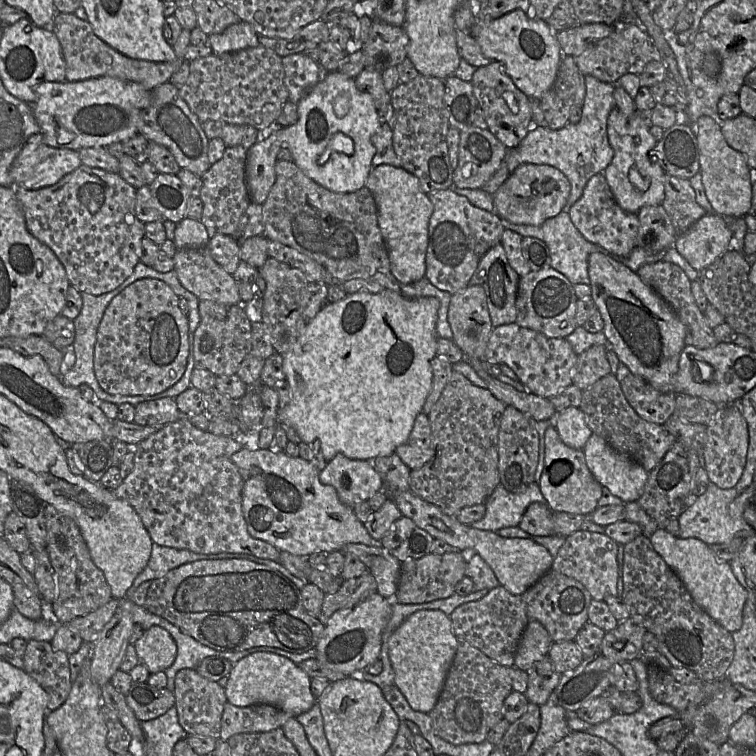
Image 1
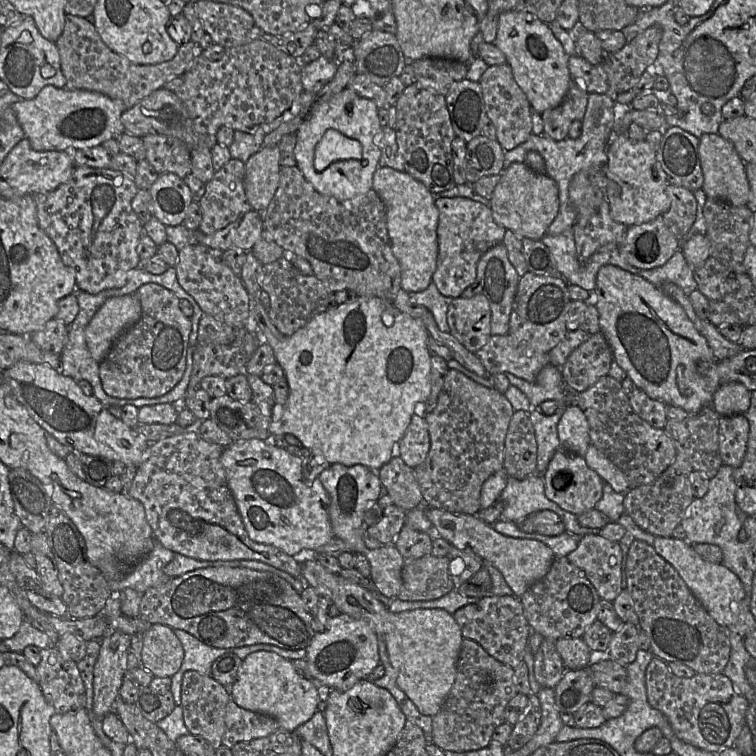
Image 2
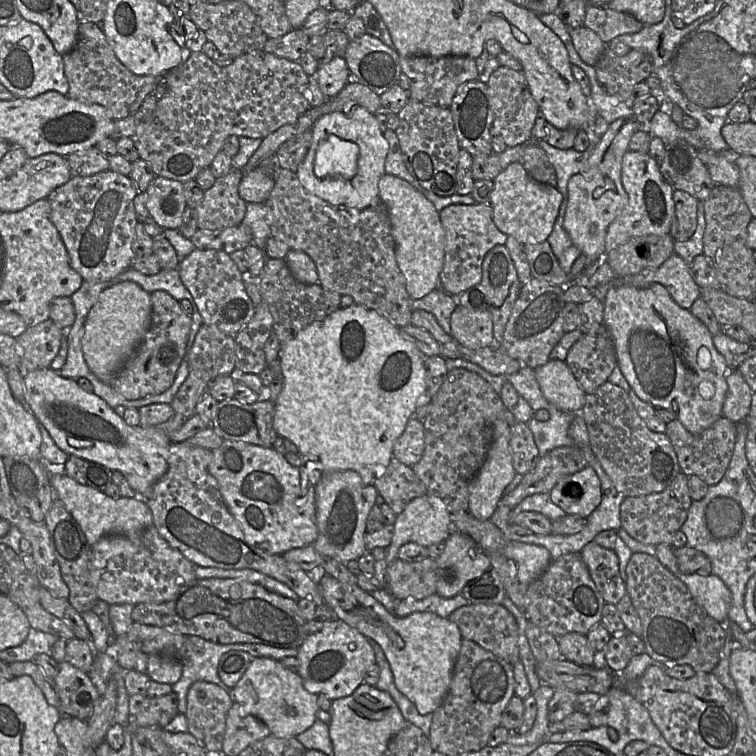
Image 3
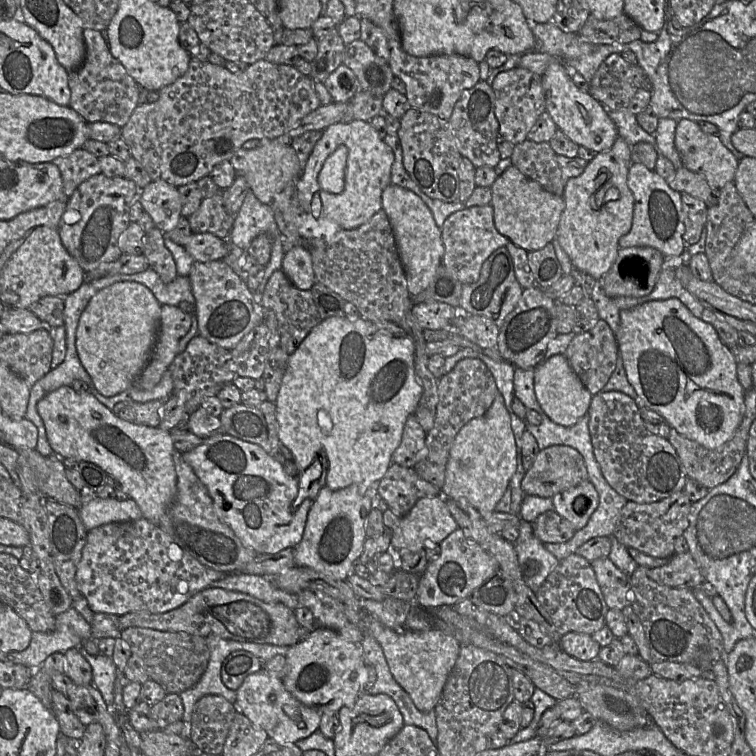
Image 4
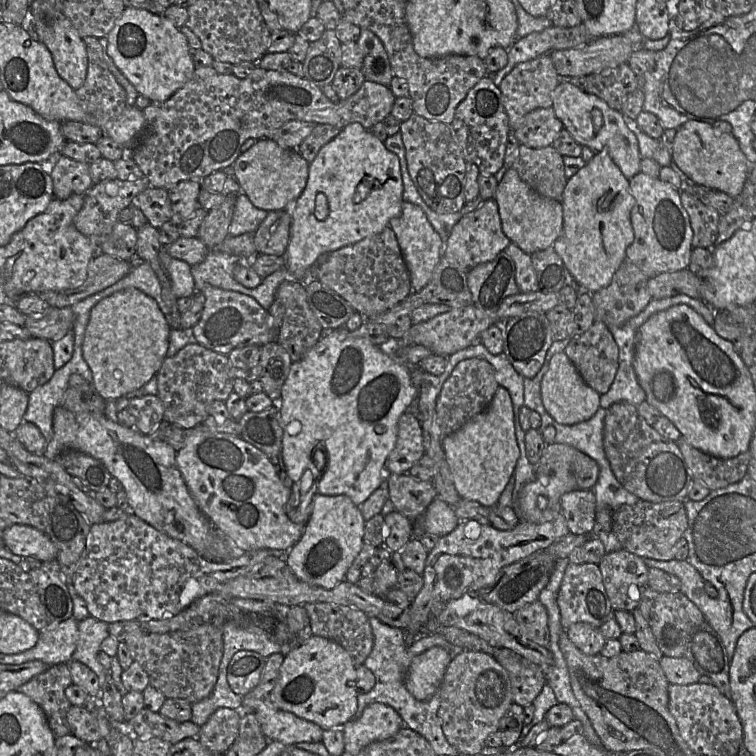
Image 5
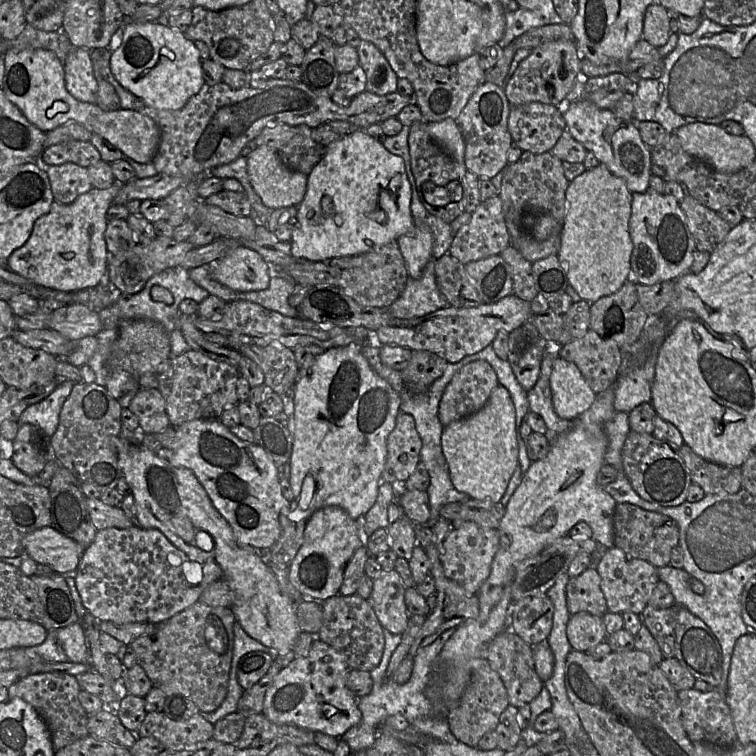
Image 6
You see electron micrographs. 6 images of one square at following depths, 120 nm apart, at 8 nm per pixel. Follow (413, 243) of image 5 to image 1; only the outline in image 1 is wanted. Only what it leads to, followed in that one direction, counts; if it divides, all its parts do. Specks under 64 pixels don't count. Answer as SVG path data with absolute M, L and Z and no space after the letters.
M381 164L373 167L365 187L374 196L378 209L378 225L384 240L390 272L402 284L421 280L426 272L429 220L433 204L421 188L419 179L403 167Z

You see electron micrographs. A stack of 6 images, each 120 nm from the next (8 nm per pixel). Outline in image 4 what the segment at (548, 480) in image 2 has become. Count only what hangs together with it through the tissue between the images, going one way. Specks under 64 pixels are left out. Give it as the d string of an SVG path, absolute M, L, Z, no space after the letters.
M590 480L552 497L554 510L568 520L575 530L586 526L599 504L599 495Z

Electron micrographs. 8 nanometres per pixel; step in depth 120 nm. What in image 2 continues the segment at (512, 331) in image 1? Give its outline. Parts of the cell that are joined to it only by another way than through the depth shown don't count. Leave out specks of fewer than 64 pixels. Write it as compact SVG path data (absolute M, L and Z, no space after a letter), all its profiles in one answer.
M511 334L492 335L488 343L475 354L489 375L510 373L534 382L549 361L549 355L534 351L530 345L520 344Z

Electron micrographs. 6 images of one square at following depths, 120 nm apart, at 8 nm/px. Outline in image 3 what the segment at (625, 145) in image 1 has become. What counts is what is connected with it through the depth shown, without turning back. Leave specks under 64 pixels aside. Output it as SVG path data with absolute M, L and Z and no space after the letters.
M628 150L622 160L621 181L629 202L608 227L606 252L634 237L669 234L675 217L674 188L664 180L658 163L649 153Z

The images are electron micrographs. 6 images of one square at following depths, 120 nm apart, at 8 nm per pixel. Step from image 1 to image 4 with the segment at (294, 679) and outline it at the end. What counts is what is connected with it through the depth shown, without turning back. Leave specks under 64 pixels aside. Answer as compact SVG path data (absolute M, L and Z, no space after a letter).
M264 667L244 679L236 690L234 705L237 711L265 730L268 736L278 743L296 743L320 728L321 714L295 698L285 688L279 675L271 674Z

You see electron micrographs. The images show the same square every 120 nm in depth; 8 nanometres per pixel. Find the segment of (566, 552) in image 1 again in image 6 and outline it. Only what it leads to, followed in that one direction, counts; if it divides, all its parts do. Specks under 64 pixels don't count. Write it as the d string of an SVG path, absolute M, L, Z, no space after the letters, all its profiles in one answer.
M617 547L605 551L596 571L600 576L600 587L607 603L608 612L611 613L631 612L640 615L648 605L651 594L660 581L657 567L647 561L635 559Z

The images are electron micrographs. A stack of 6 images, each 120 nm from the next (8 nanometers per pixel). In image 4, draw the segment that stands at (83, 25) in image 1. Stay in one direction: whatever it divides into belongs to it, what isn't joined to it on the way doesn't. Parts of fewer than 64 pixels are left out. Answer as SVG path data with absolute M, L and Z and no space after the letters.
M84 29L83 39L86 47L85 59L78 69L68 72L71 91L69 106L87 123L105 122L122 128L138 106L140 86L112 56L100 31Z

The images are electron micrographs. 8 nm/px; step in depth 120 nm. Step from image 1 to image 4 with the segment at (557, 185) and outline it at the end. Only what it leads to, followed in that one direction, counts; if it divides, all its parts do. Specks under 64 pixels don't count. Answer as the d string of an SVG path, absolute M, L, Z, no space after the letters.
M511 165L491 186L491 206L497 231L527 252L540 250L556 237L561 215L565 209L563 197L545 190Z

